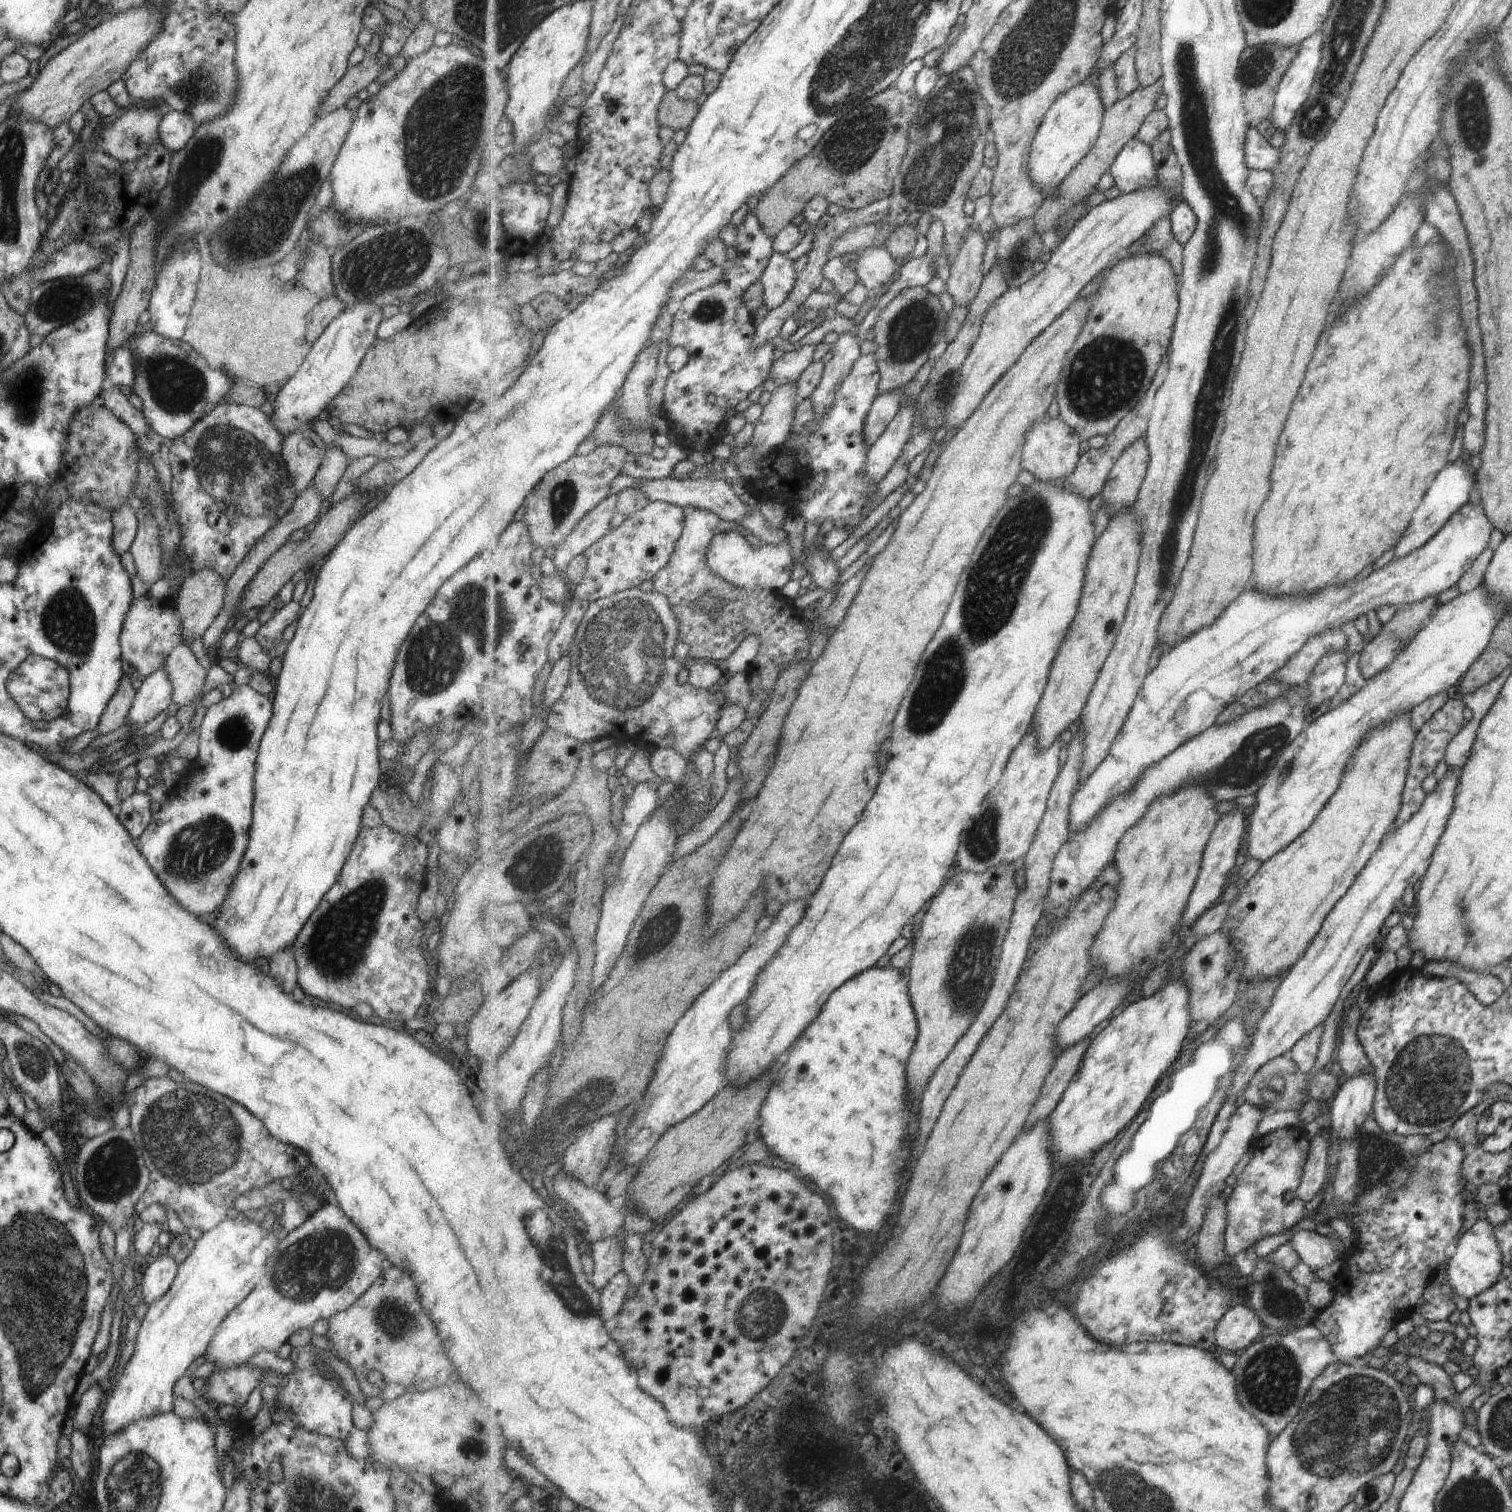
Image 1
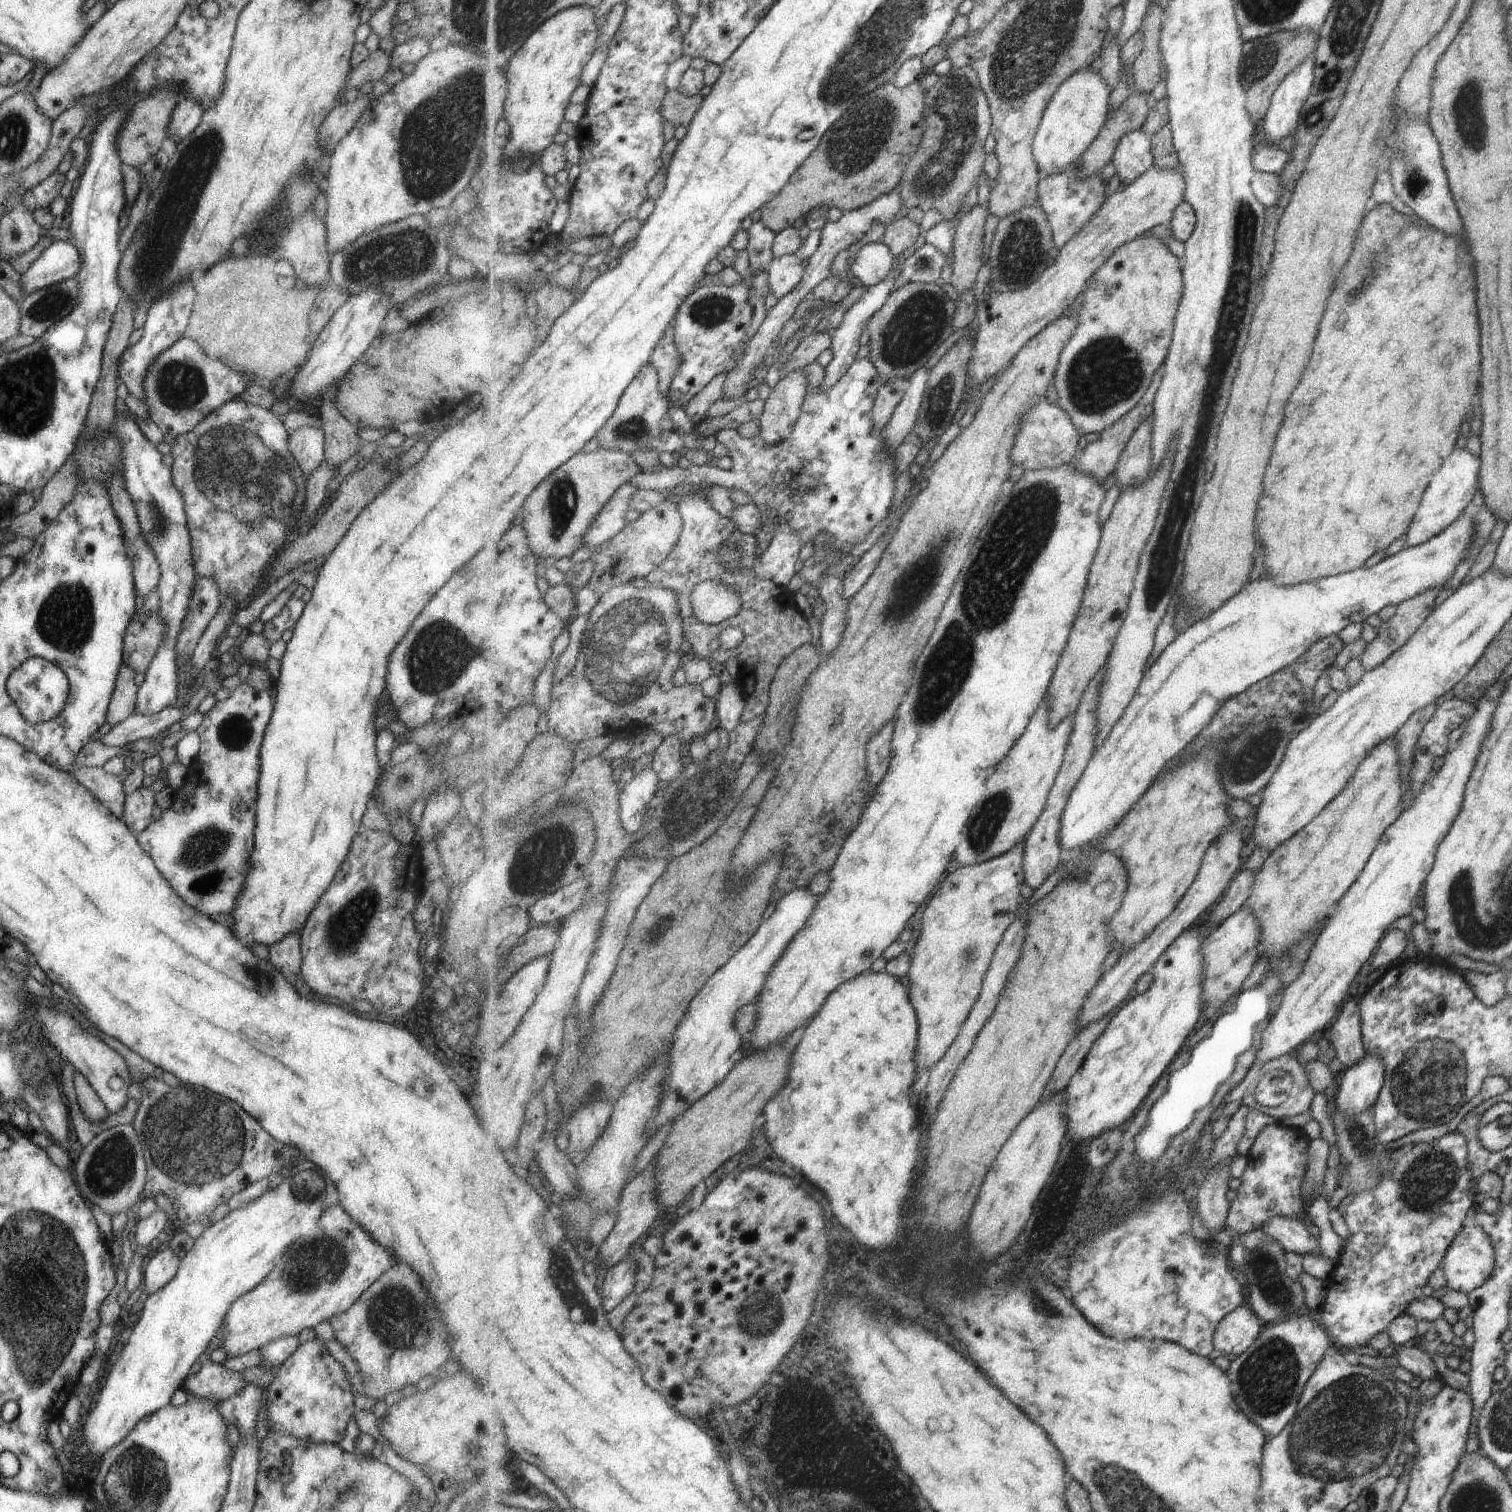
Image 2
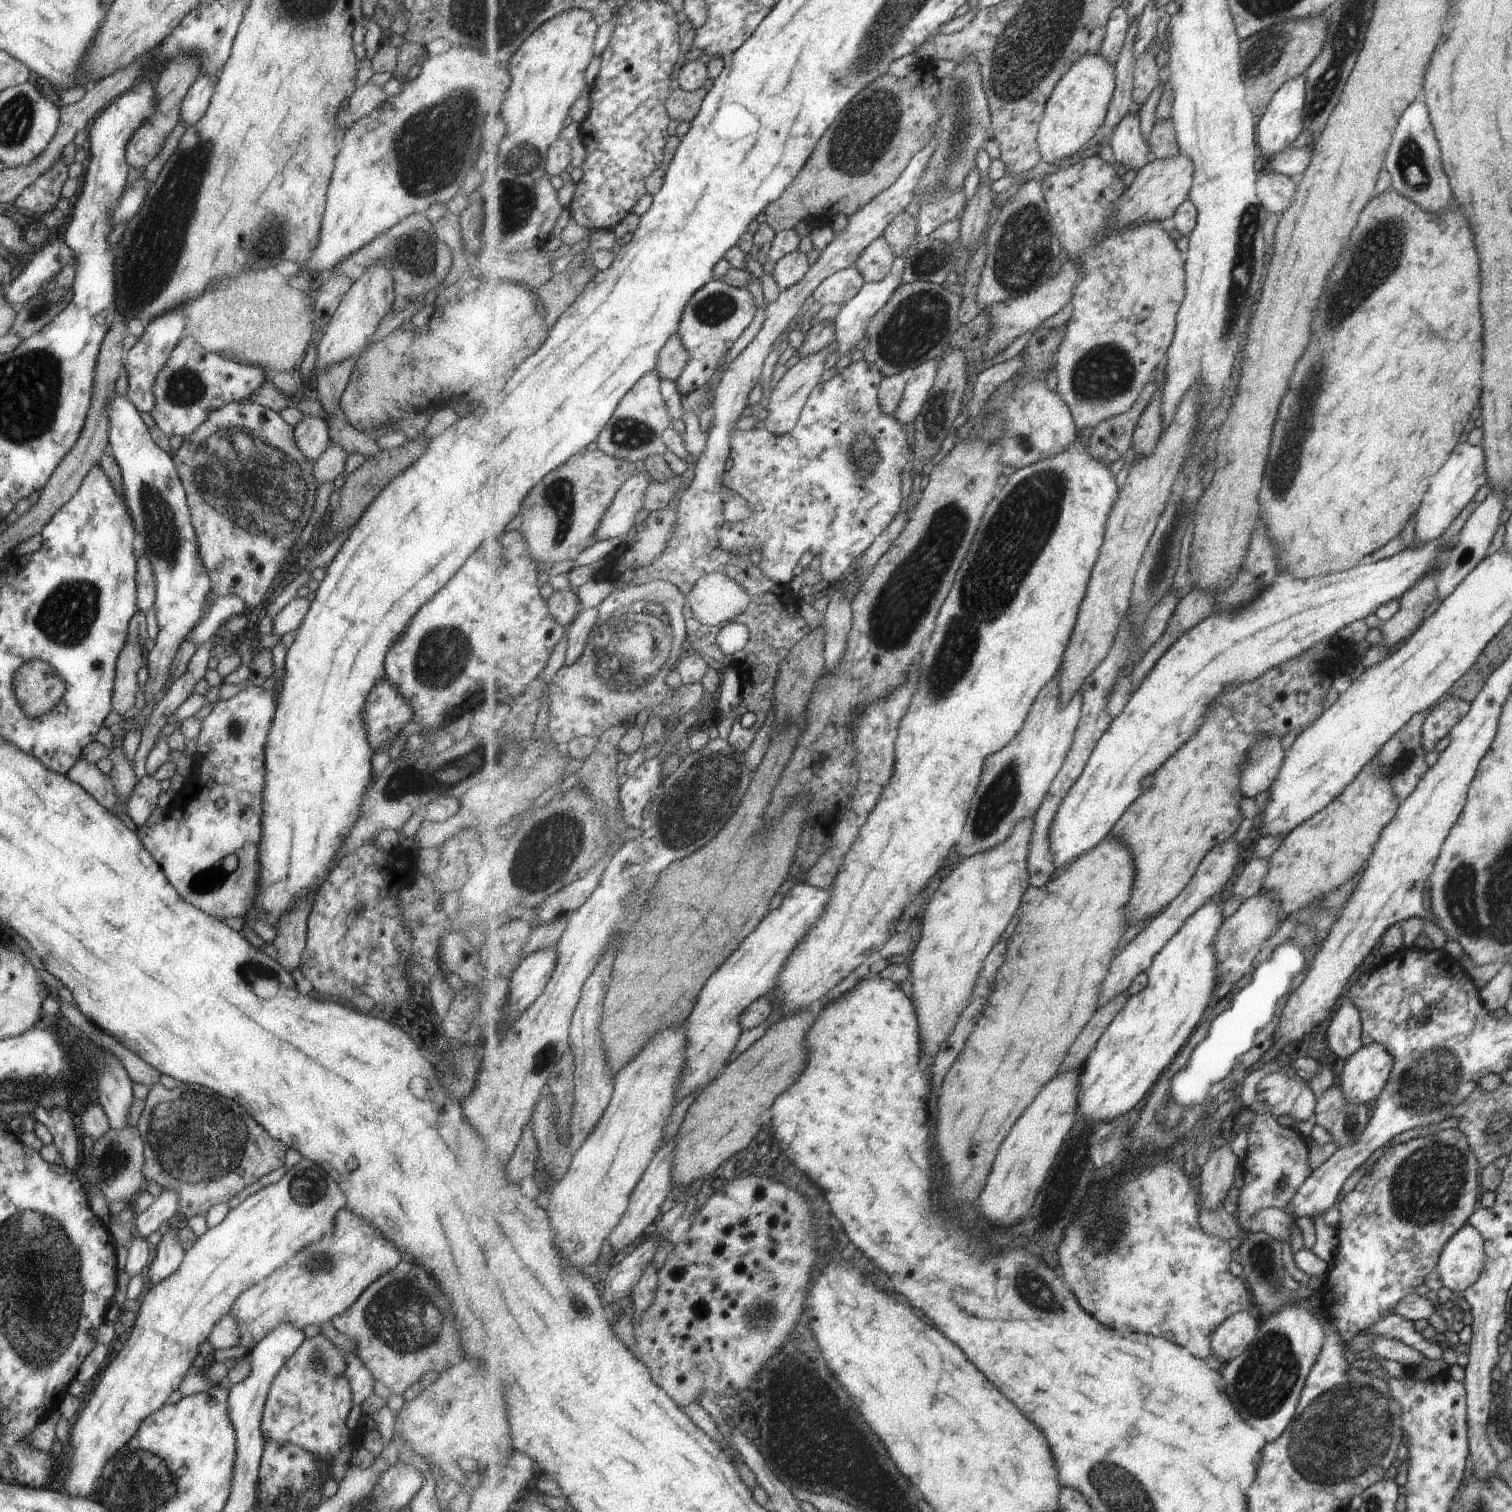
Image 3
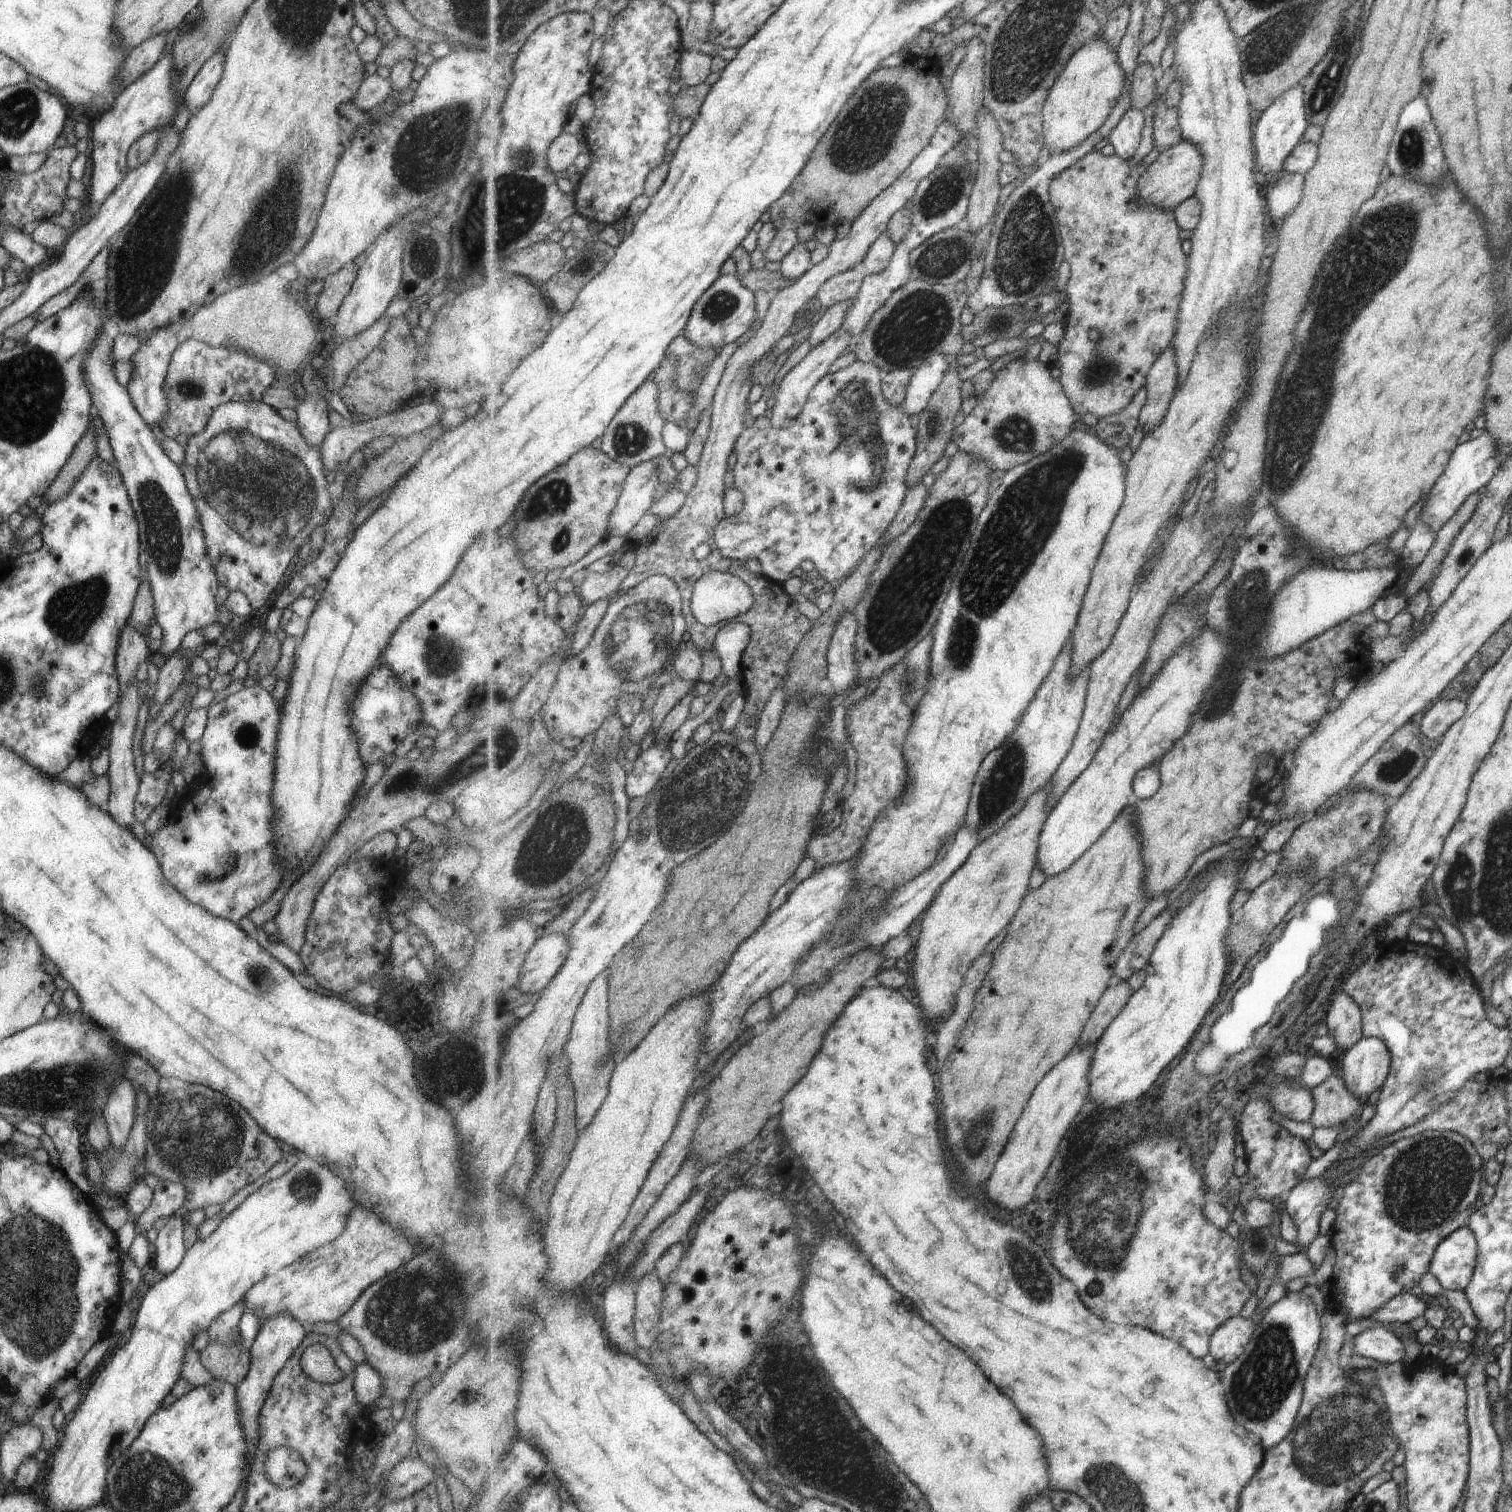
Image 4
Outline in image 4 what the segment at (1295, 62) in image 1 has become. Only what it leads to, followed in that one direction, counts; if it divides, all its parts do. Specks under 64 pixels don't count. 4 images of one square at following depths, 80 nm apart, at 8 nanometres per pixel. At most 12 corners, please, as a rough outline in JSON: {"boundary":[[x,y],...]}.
{"boundary":[[1295,85],[1257,115],[1256,160],[1265,183],[1283,170],[1307,126]]}

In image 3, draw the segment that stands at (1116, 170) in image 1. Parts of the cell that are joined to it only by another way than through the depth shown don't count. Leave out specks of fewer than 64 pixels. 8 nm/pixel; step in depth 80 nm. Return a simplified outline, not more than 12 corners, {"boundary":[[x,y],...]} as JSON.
{"boundary":[[1137,112],[1112,132],[1109,144],[1127,170],[1147,166],[1147,139]]}

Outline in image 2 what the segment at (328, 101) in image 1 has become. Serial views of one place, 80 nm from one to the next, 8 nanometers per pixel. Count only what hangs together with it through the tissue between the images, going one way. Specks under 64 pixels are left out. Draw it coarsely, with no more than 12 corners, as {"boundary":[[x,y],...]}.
{"boundary":[[376,49],[351,68],[343,94],[365,82],[380,80],[390,55]]}

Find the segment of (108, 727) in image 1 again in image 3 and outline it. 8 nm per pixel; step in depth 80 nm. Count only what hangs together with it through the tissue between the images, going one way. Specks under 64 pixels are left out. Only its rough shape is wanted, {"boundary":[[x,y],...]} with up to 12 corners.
{"boundary":[[126,638],[114,668],[111,710],[133,709],[137,669],[145,662],[139,640]]}

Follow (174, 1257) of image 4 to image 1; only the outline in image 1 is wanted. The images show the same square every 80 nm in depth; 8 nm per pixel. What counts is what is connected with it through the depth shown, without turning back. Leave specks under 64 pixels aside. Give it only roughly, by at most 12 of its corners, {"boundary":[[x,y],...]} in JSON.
{"boundary":[[167,1254],[145,1268],[139,1289],[148,1306],[171,1286],[177,1265]]}

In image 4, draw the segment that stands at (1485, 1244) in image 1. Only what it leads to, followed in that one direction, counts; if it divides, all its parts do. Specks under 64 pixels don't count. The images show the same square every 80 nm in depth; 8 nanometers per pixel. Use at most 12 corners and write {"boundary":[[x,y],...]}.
{"boundary":[[1459,1227],[1436,1246],[1428,1272],[1463,1290],[1473,1274],[1473,1233]]}

